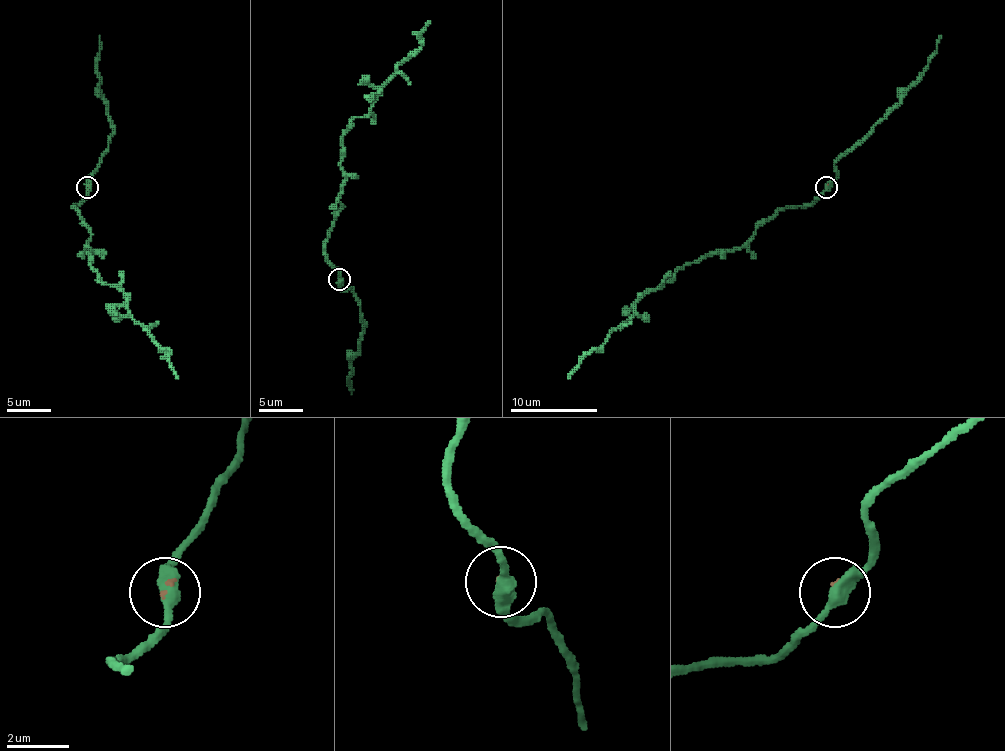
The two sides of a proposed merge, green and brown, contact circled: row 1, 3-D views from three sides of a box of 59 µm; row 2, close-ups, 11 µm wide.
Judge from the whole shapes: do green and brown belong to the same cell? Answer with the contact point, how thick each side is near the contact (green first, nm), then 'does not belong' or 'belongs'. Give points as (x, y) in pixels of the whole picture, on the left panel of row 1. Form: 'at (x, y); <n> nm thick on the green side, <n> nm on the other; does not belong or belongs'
at (87, 187); 420 nm thick on the green side, 80 nm on the other; does not belong

